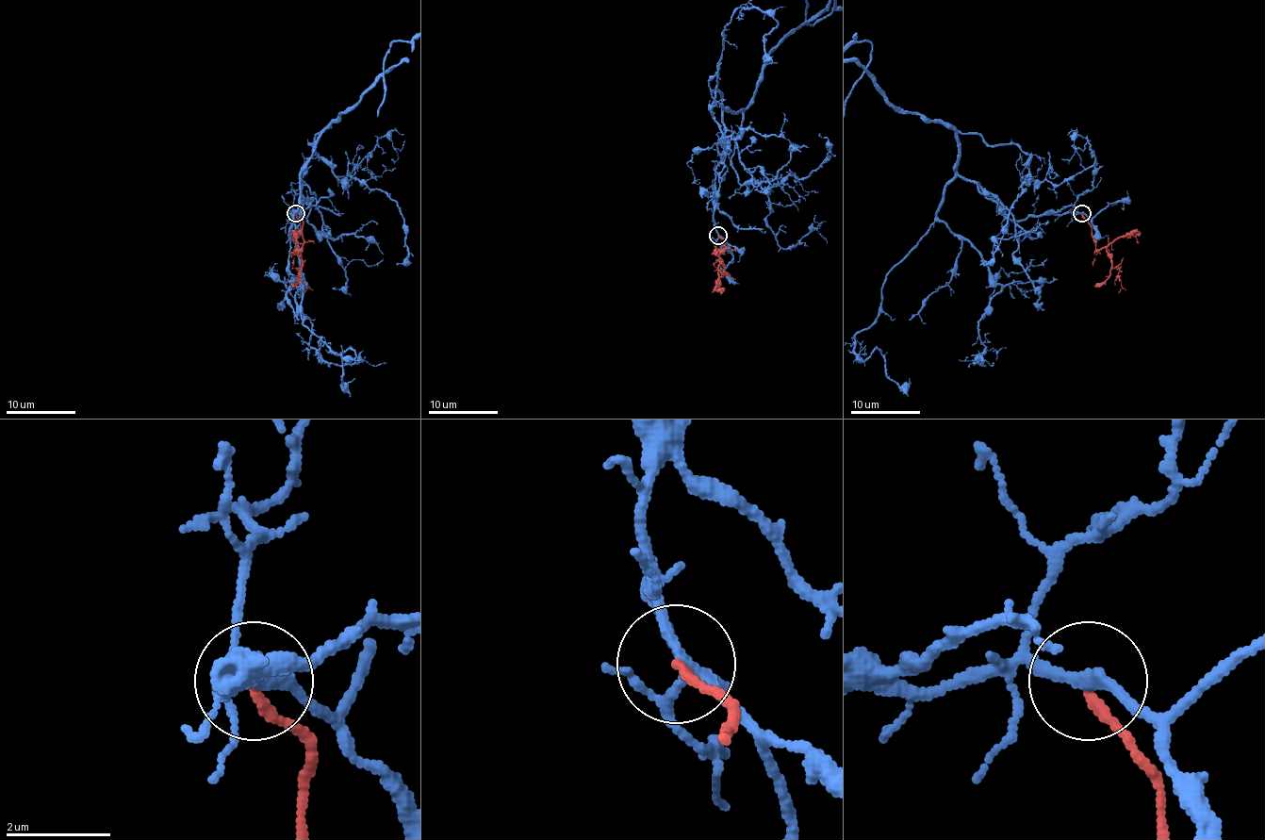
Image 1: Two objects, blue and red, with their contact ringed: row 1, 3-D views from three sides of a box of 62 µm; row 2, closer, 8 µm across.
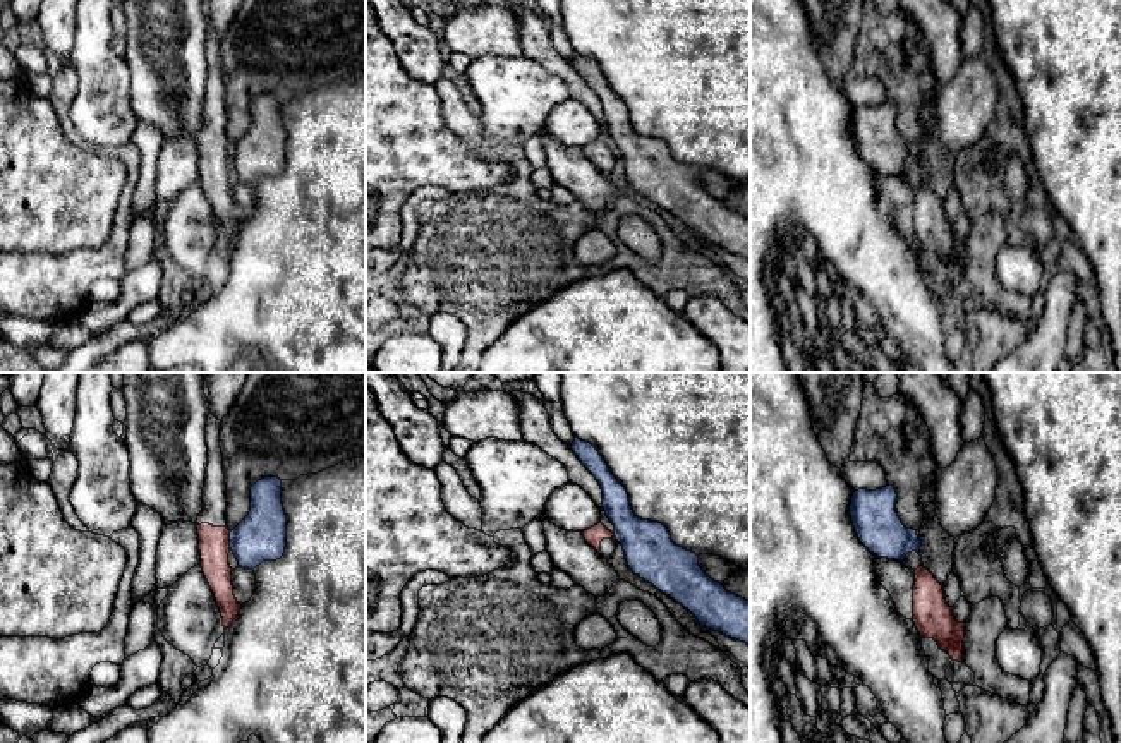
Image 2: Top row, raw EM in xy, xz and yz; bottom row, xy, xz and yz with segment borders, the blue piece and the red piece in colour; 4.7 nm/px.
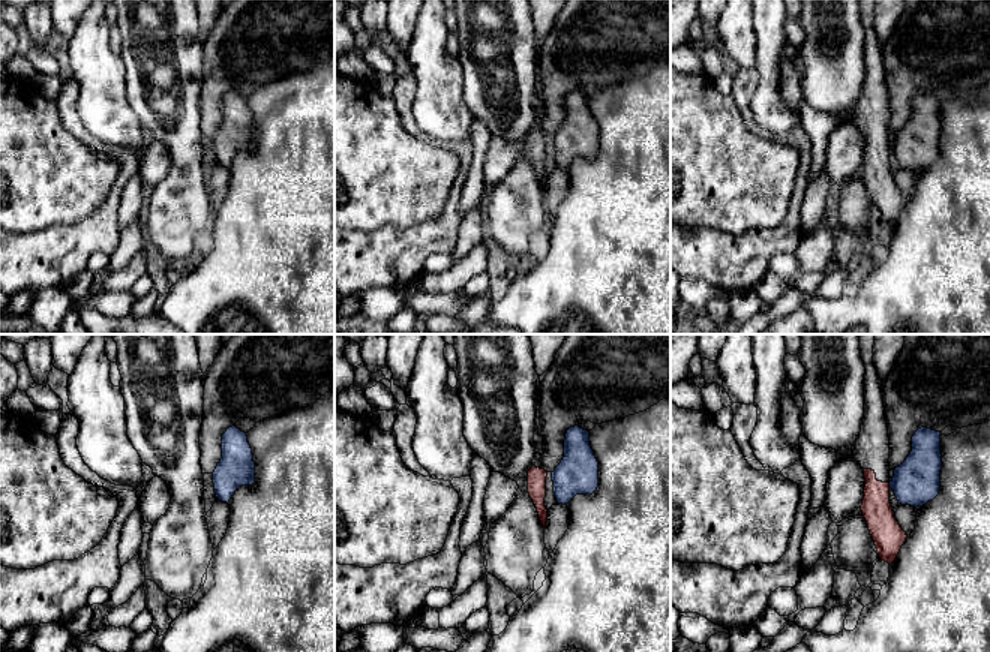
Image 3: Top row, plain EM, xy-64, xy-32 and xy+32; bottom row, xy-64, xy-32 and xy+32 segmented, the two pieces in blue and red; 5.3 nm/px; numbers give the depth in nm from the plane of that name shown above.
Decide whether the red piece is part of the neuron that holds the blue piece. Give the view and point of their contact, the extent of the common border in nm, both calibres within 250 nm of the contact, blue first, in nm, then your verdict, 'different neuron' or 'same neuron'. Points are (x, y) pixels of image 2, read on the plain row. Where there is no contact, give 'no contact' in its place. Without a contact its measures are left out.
meets blue in xy at (230, 157); contact 80 nm long; 240 nm thick on the blue side, 140 nm on the other; different neuron

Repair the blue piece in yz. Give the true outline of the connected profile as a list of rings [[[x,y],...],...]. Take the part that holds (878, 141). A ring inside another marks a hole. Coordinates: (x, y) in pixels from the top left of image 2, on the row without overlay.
[[[896,105],[853,108],[850,130],[860,158],[877,173],[903,177],[908,168],[920,166],[917,146],[906,144],[896,127]]]

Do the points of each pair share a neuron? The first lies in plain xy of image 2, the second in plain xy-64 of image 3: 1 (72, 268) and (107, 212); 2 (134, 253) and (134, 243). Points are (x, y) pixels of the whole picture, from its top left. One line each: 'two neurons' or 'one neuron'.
1: one neuron
2: one neuron

